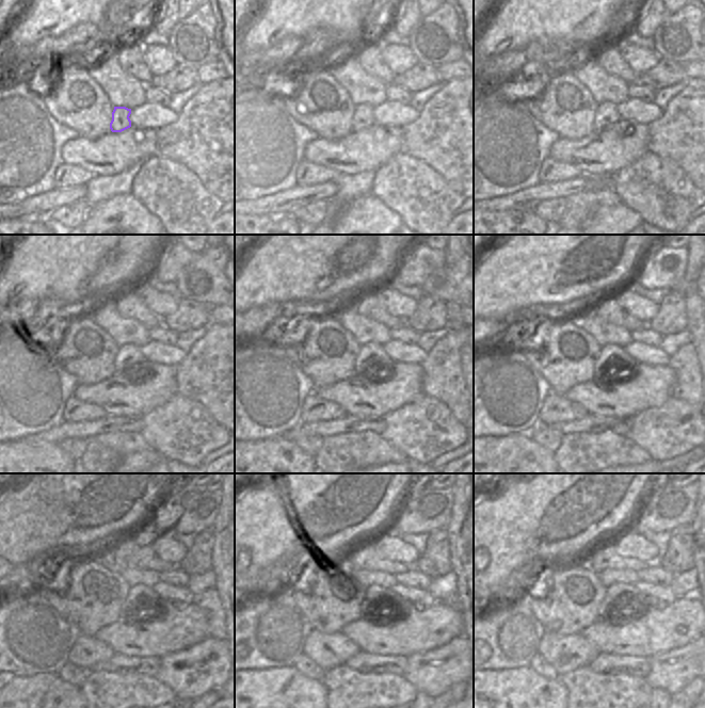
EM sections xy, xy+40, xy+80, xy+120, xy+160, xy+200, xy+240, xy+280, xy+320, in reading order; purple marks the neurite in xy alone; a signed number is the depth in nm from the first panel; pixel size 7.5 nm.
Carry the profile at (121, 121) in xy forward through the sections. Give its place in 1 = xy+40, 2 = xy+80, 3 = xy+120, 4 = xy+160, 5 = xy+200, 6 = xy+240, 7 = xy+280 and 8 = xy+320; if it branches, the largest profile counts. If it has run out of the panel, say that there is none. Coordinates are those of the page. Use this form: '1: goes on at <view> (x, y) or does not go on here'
1: goes on at xy+40 (363, 117)
2: goes on at xy+80 (606, 114)
3: goes on at xy+120 (128, 355)
4: goes on at xy+160 (370, 354)
5: goes on at xy+200 (610, 366)
6: goes on at xy+240 (137, 606)
7: goes on at xy+280 (377, 604)
8: goes on at xy+320 (619, 597)

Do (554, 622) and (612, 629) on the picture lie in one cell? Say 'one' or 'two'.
two

